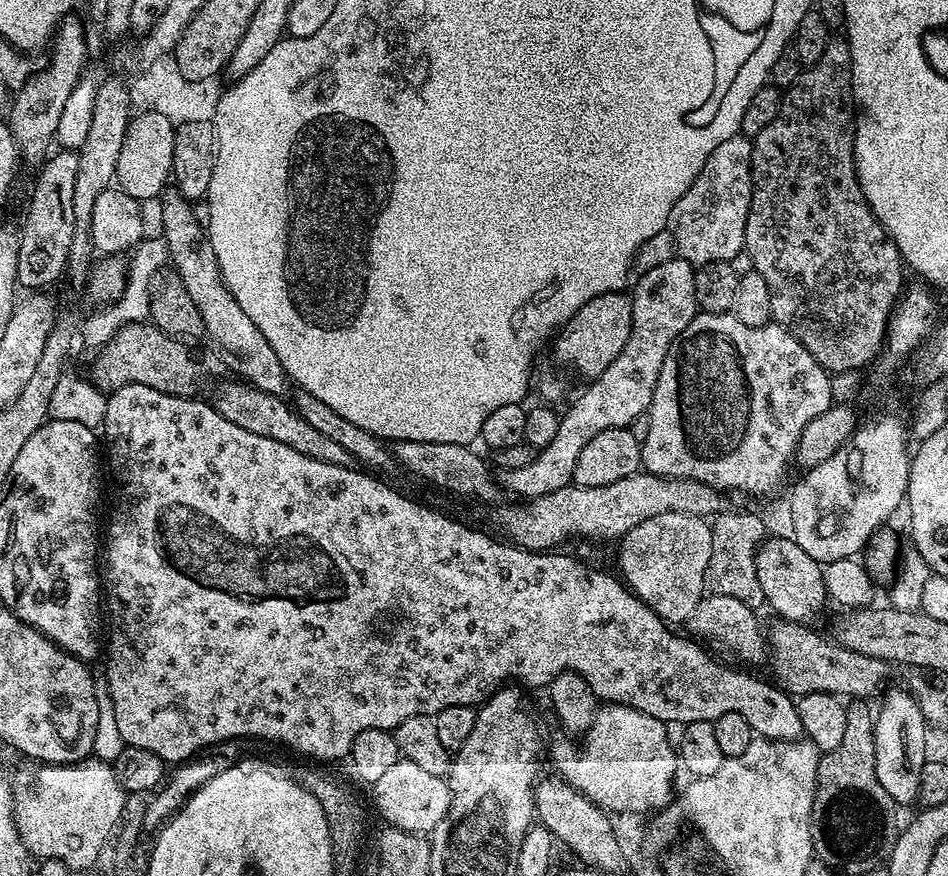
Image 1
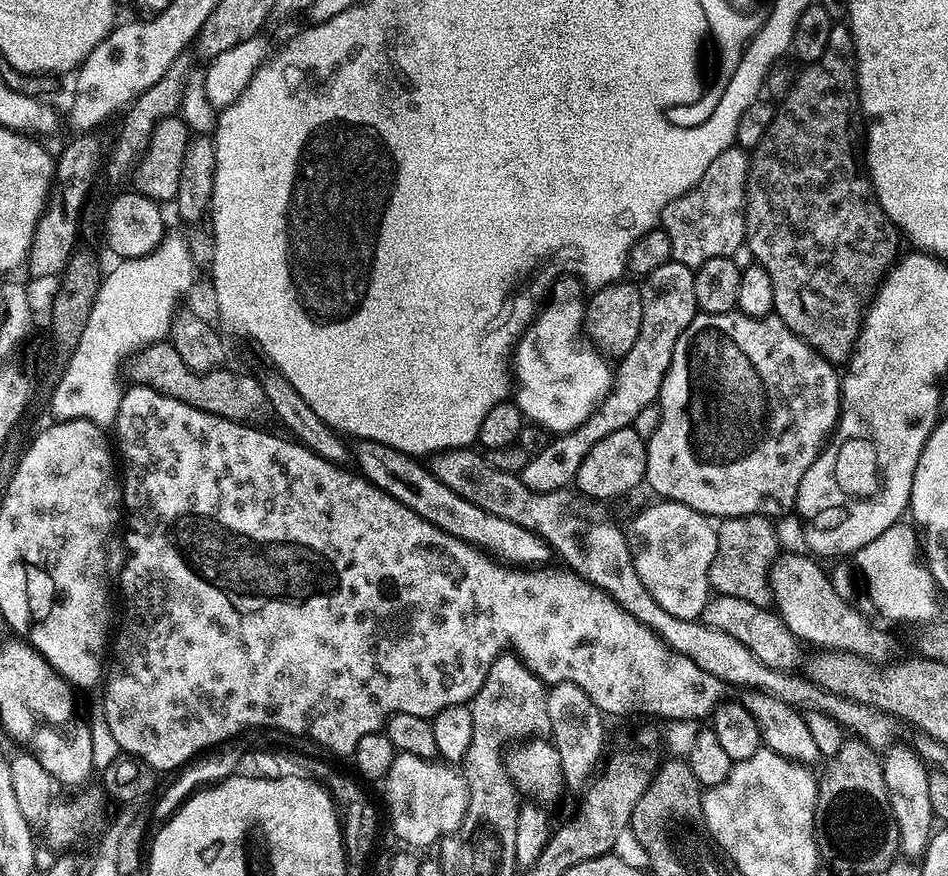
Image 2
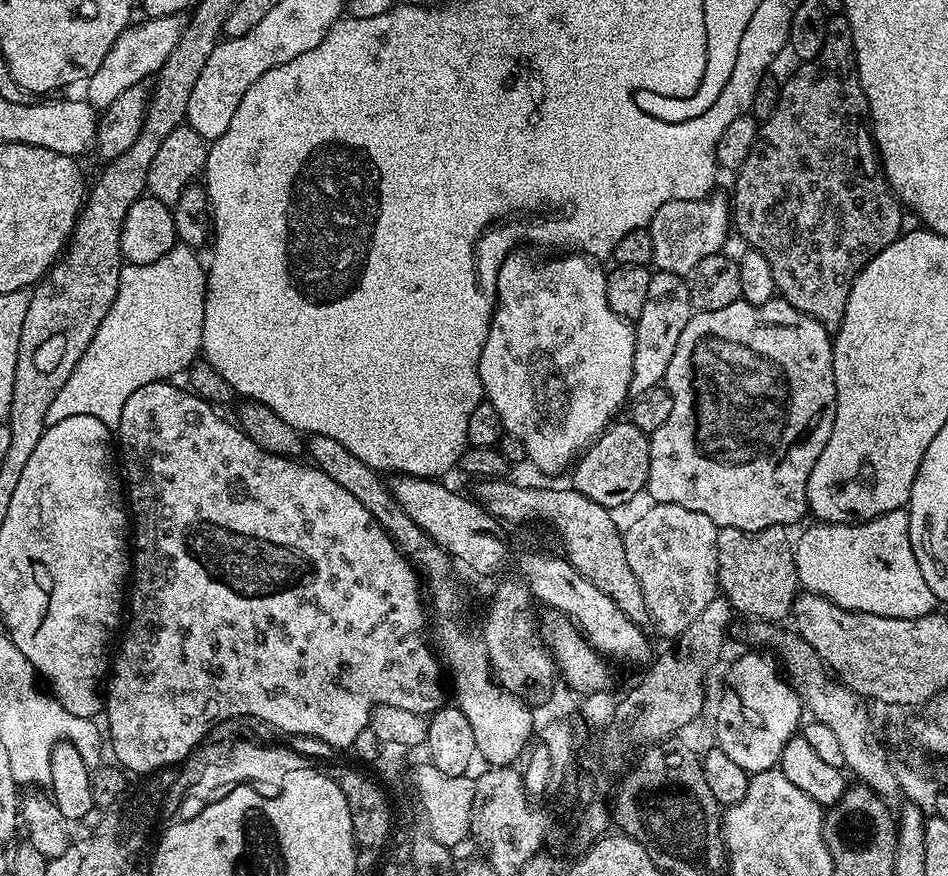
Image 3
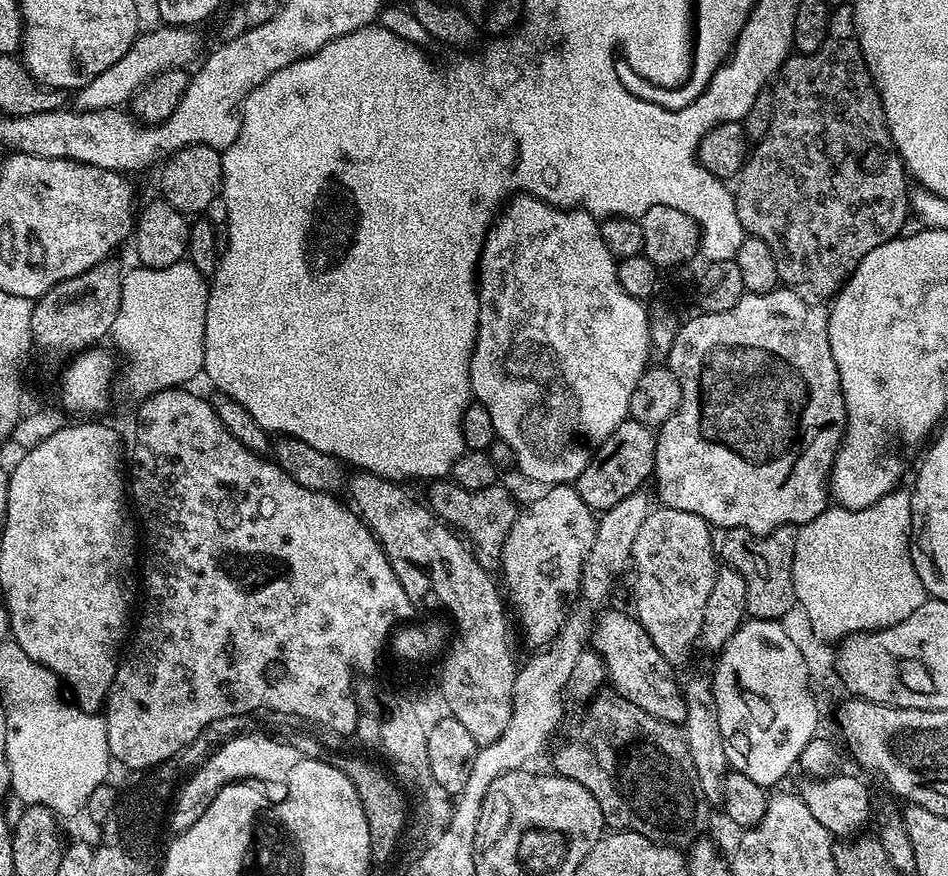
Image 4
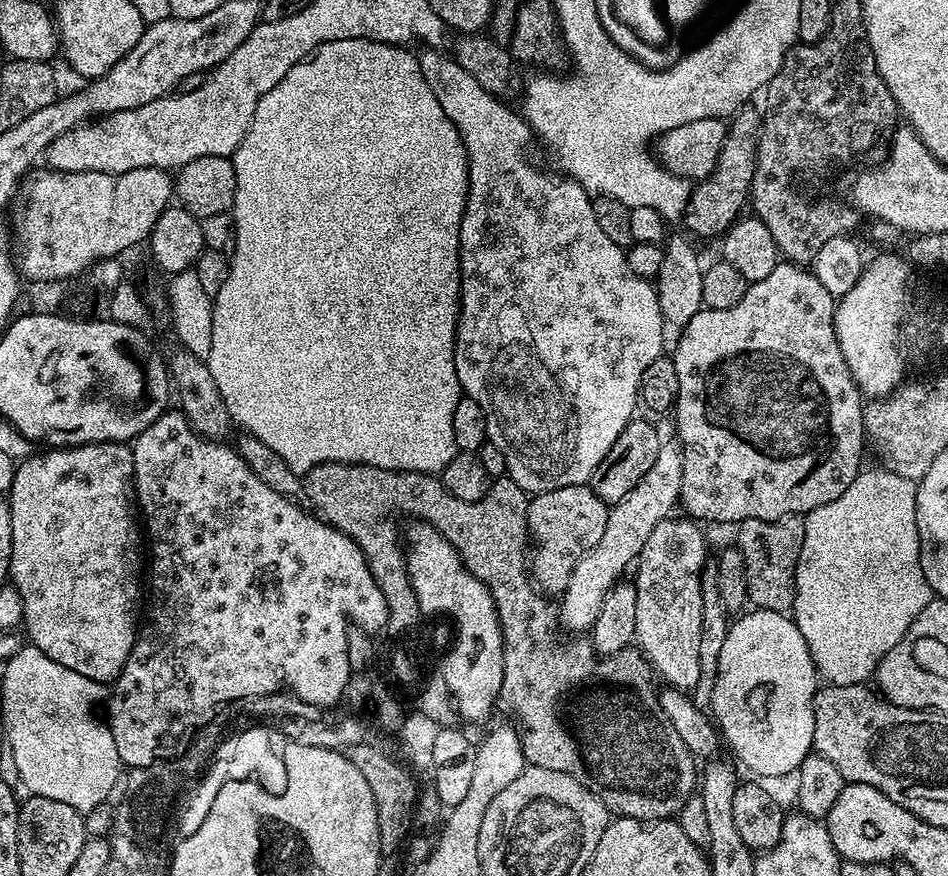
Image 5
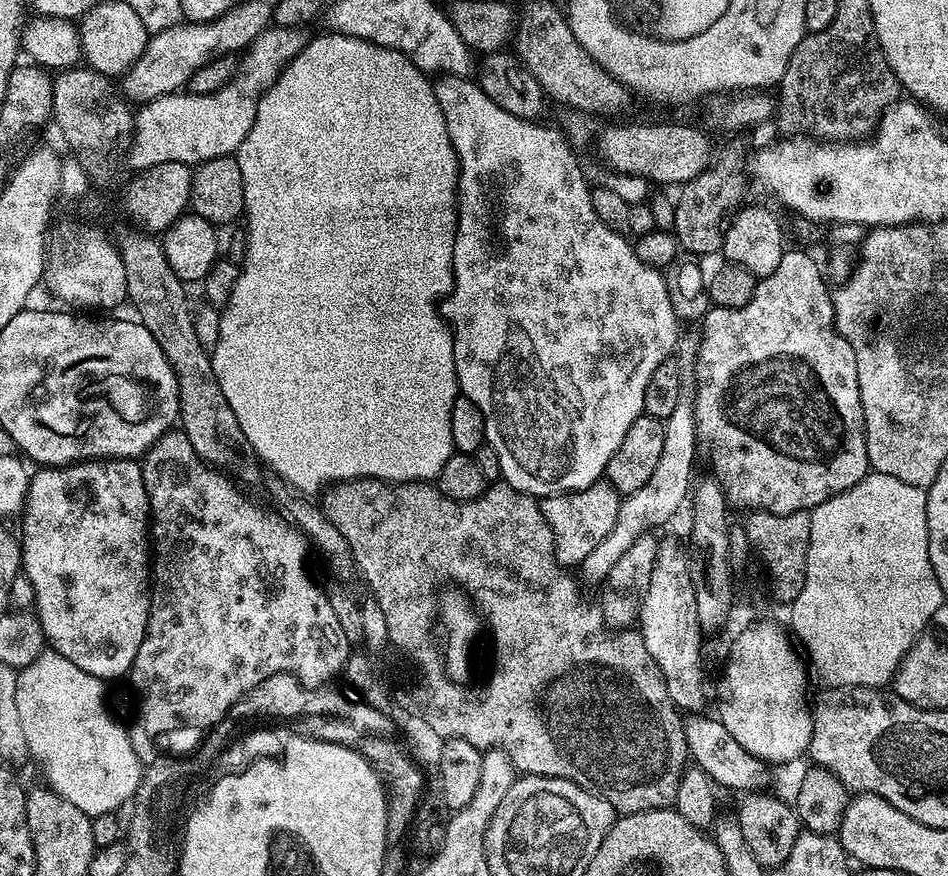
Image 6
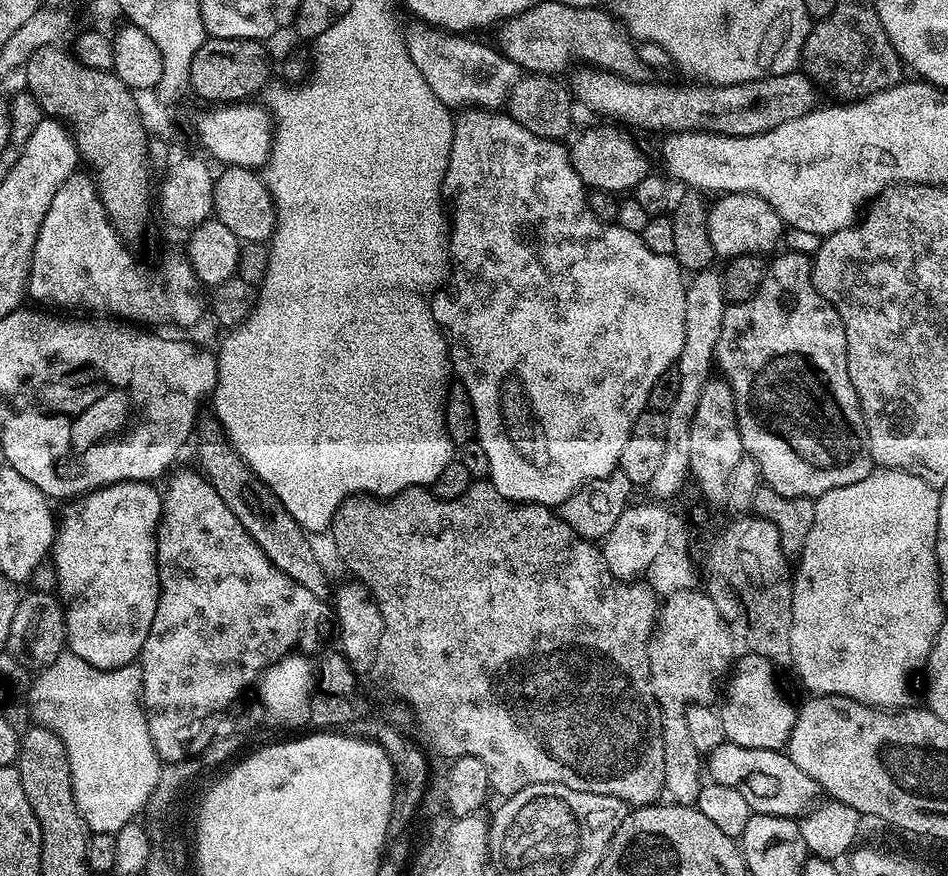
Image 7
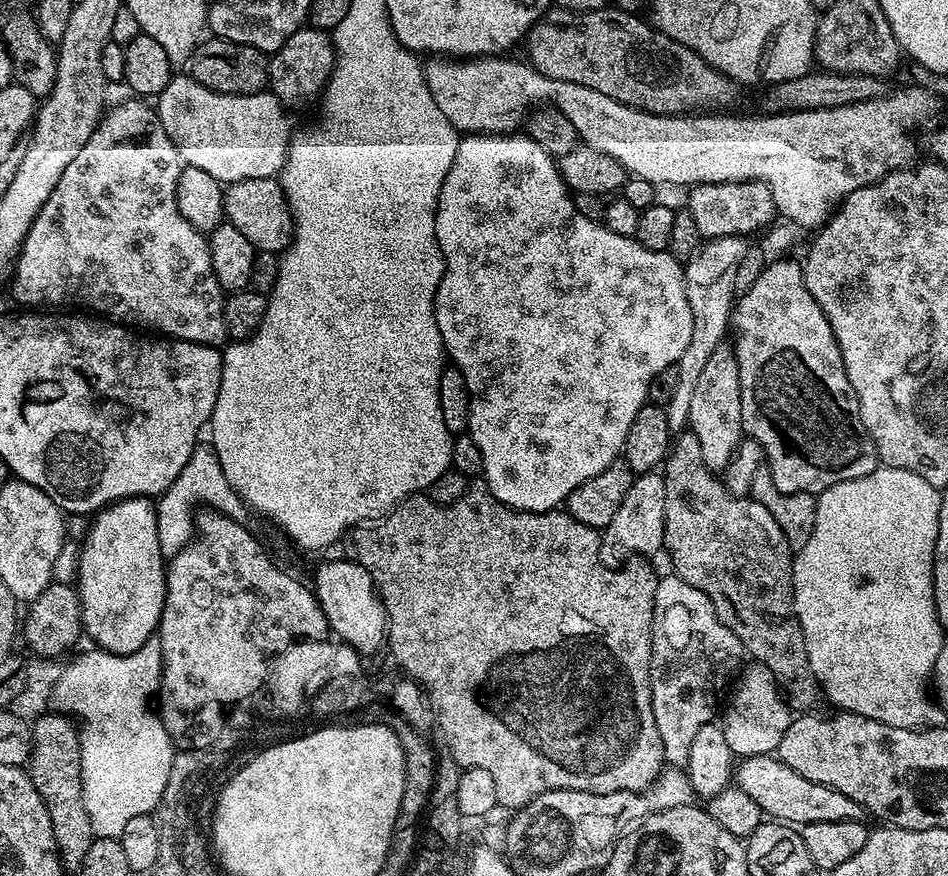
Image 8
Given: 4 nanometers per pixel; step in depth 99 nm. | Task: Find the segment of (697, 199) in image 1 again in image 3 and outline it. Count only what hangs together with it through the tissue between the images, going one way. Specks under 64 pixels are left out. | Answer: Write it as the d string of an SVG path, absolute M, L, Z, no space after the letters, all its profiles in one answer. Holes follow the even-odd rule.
M709 195L702 200L671 200L658 206L647 230L650 240L654 242L652 264L659 271L687 277L694 270L694 266L702 262L702 258L718 256L725 251L734 228L732 209L727 195L716 195Z

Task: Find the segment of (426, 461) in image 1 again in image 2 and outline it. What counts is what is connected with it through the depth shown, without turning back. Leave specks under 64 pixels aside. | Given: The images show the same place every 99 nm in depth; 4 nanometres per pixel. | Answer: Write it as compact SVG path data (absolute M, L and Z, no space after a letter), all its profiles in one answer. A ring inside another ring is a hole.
M471 447L451 448L445 452L437 452L431 457L430 467L434 478L442 482L442 486L450 486L458 498L466 498L466 502L474 502L474 506L482 506L490 514L498 514L498 518L506 518L506 522L514 522L514 526L522 526L545 540L557 557L565 560L567 567L577 576L588 581L594 588L601 588L611 596L613 602L624 612L630 613L638 622L645 624L652 633L667 644L672 651L690 658L694 666L698 666L706 674L714 674L721 685L741 684L747 690L765 692L778 702L786 702L786 706L796 708L800 712L817 712L826 714L826 718L834 718L855 739L877 750L888 750L897 742L896 717L888 712L878 710L874 706L866 706L862 702L848 700L833 692L819 688L807 675L795 671L779 672L754 658L738 638L726 634L726 630L718 630L714 626L700 620L683 620L674 618L674 614L666 614L658 602L642 586L642 578L638 578L638 570L634 570L634 562L630 554L628 537L625 529L620 528L603 512L597 501L589 500L580 495L579 491L563 488L553 492L530 490L523 484L515 472L494 470L490 462L479 451Z

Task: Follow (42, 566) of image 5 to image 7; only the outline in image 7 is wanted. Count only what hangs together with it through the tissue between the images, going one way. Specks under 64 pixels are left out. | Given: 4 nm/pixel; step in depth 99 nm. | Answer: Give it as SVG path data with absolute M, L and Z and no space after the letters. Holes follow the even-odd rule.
M122 480L72 498L58 512L50 563L56 571L55 595L64 611L67 651L95 668L121 668L139 657L158 610L156 527L160 525L159 487L143 480Z

